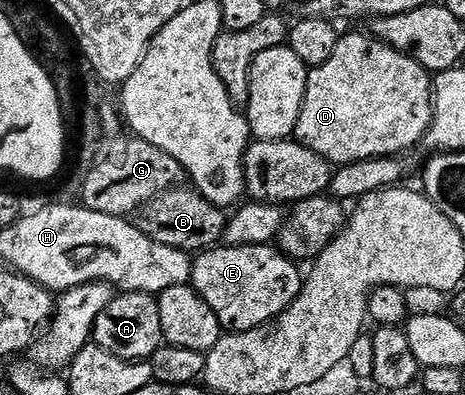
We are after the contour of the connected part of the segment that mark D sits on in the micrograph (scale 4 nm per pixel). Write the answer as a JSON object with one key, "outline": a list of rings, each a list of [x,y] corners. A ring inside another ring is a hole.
{"outline":[[[346,32],[335,47],[335,55],[318,69],[309,69],[307,91],[297,124],[296,140],[337,167],[372,157],[405,155],[408,149],[424,142],[425,133],[433,121],[435,85],[429,70],[406,53],[400,53],[378,37],[365,33]]]}

